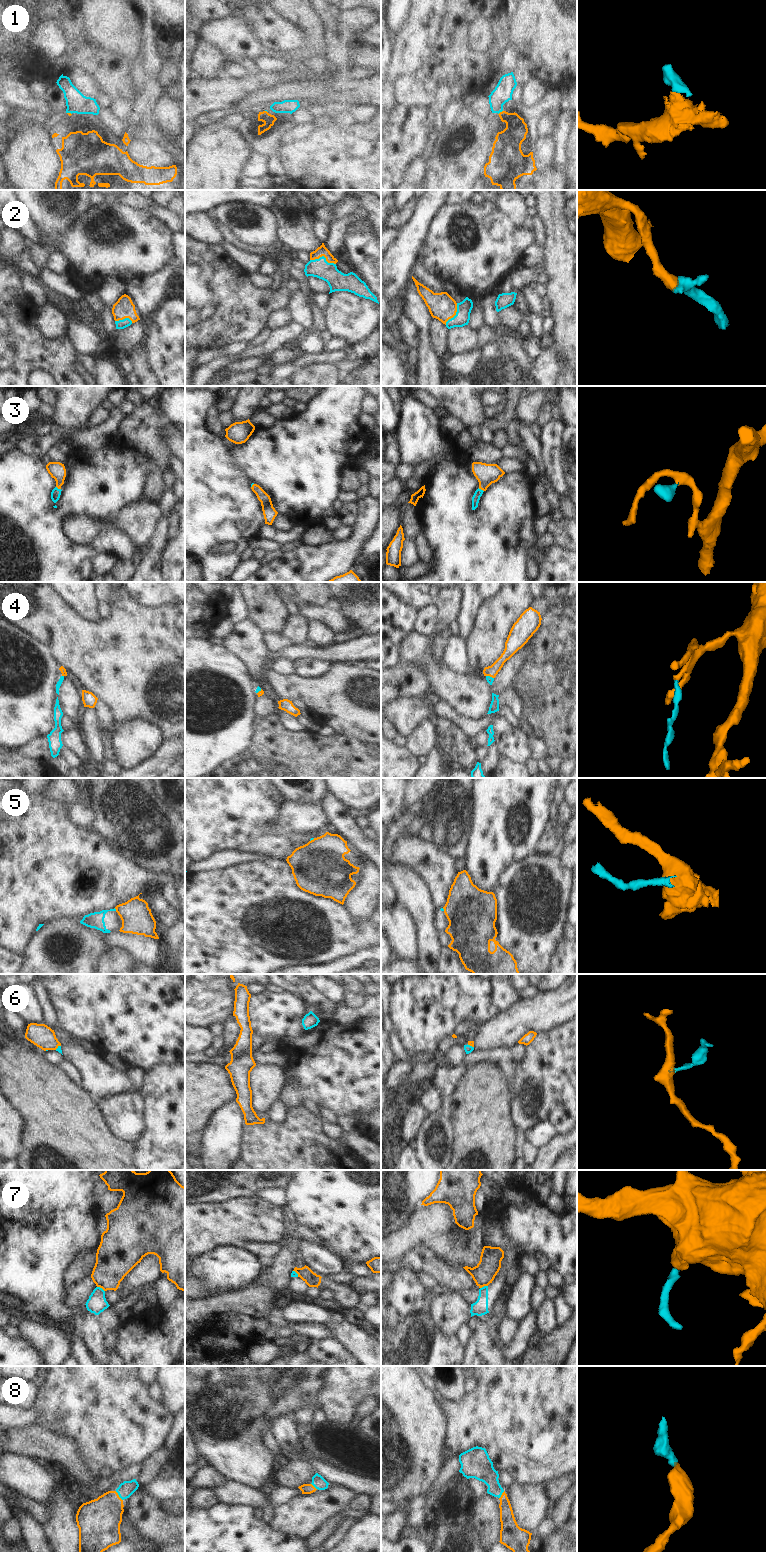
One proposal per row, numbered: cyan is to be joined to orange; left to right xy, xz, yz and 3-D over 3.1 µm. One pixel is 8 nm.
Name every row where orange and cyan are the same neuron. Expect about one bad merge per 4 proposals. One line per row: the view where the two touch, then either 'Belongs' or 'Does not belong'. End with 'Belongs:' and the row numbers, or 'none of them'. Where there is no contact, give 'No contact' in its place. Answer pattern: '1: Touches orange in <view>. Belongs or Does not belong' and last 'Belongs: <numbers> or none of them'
1: Touches orange in yz. Does not belong
2: Touches orange in xz. Belongs
3: Touches orange in yz. Belongs
4: Touches orange in yz. Belongs
5: Touches orange in xy. Does not belong
6: Touches orange in xy. Belongs
7: Touches orange in xy. Does not belong
8: Touches orange in xy. Belongs
Belongs: 2, 3, 4, 6, 8.

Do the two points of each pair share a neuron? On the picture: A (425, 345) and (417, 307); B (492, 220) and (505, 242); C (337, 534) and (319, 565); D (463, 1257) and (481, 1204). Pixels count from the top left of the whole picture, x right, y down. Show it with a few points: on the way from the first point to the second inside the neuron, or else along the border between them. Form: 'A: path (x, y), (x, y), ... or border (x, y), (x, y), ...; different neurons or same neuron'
A: path (424, 336), (421, 316); same neuron
B: path (492, 225), (492, 229), (500, 237); same neuron
C: border (351, 527), (351, 534), (349, 536), (336, 541); different neurons
D: border (478, 1213), (483, 1215); different neurons

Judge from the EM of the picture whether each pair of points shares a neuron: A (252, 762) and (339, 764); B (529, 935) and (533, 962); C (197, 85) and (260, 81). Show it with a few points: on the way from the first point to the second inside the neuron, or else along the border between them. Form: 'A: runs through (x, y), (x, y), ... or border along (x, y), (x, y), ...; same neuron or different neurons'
A: runs through (274, 763), (317, 764); same neuron
B: runs through (532, 942), (533, 955); same neuron
C: runs through (213, 87), (244, 87); same neuron

